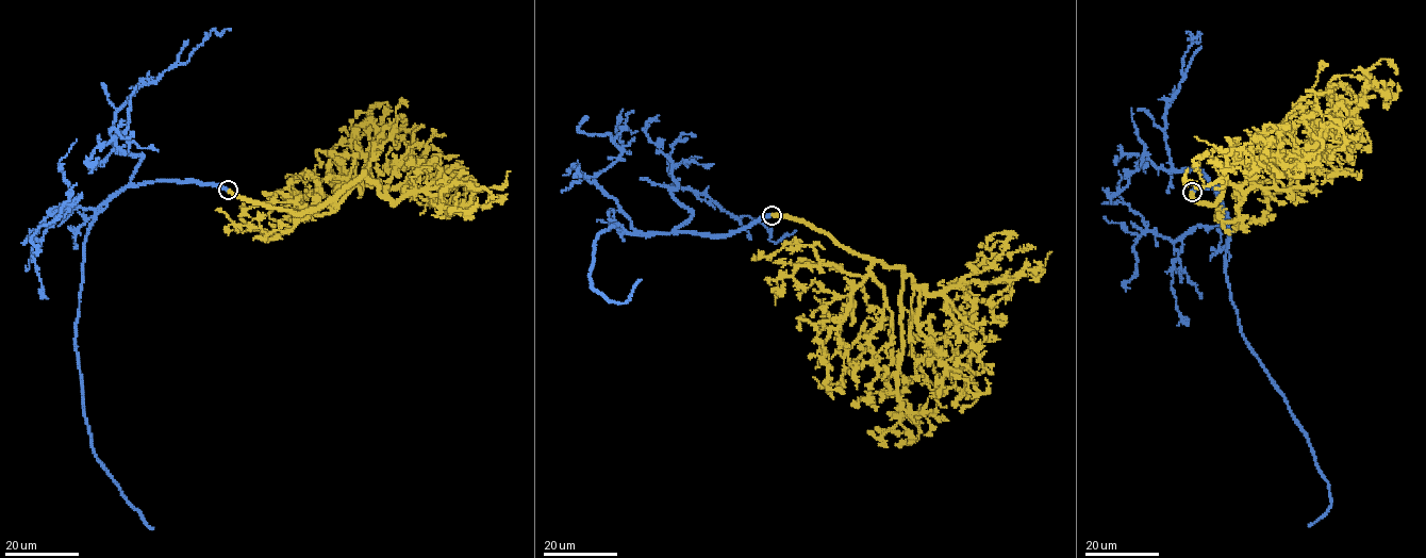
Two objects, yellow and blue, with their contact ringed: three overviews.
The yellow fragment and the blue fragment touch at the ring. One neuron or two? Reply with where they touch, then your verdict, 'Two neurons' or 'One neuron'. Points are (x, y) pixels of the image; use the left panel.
Place: (228, 190). One neuron

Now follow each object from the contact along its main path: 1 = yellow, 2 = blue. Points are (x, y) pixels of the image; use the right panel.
1: (1192, 193), (1213, 203), (1239, 151), (1308, 152), (1353, 119), (1366, 71), (1386, 59), (1395, 75)
2: (1192, 192), (1219, 187), (1230, 240), (1225, 277), (1239, 328), (1328, 483), (1330, 508), (1308, 525)

